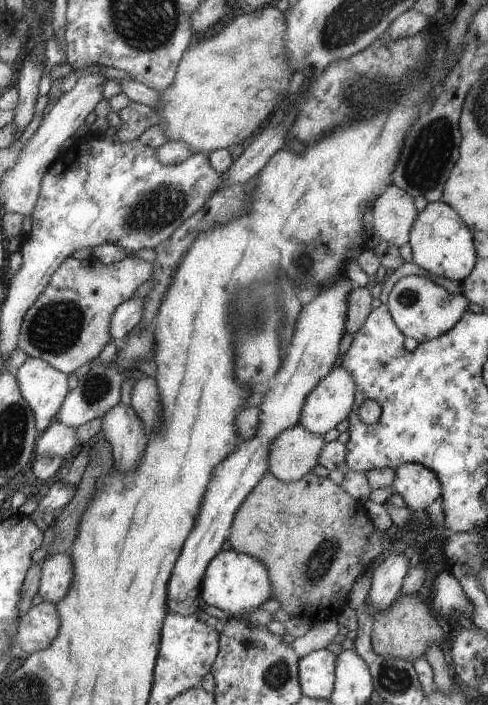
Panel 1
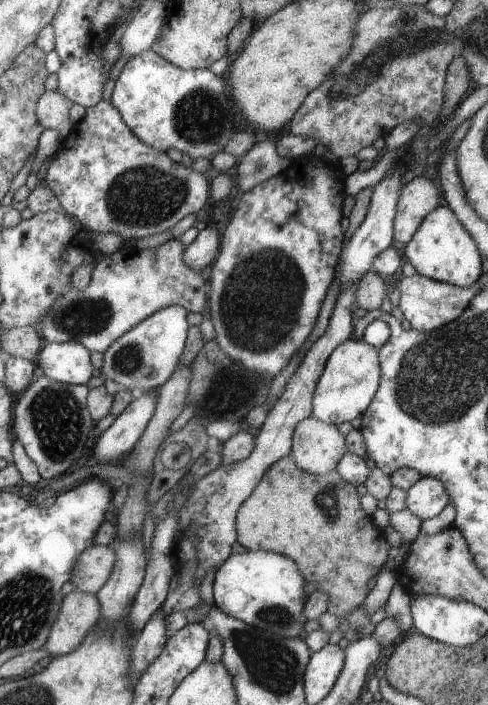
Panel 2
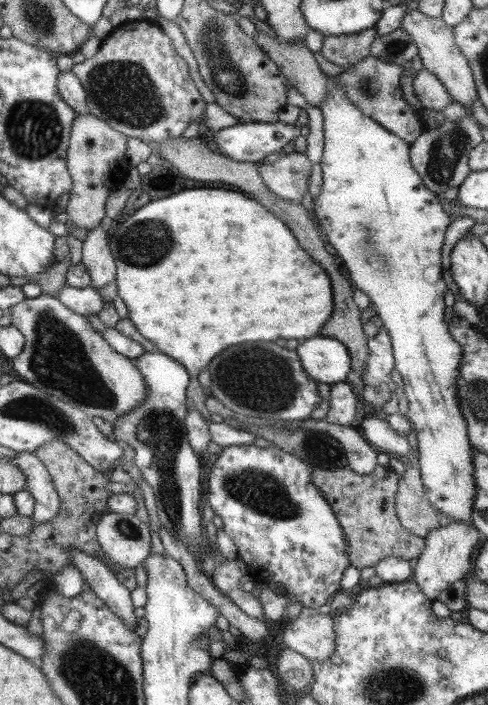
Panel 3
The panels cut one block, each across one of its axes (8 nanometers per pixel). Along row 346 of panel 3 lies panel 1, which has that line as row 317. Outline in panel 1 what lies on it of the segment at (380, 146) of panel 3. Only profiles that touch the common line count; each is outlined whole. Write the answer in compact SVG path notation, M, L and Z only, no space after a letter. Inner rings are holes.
M418 275L403 276L396 280L387 294L386 305L401 334L415 338L419 343L443 334L466 310L472 308L463 293L453 295L440 285Z

